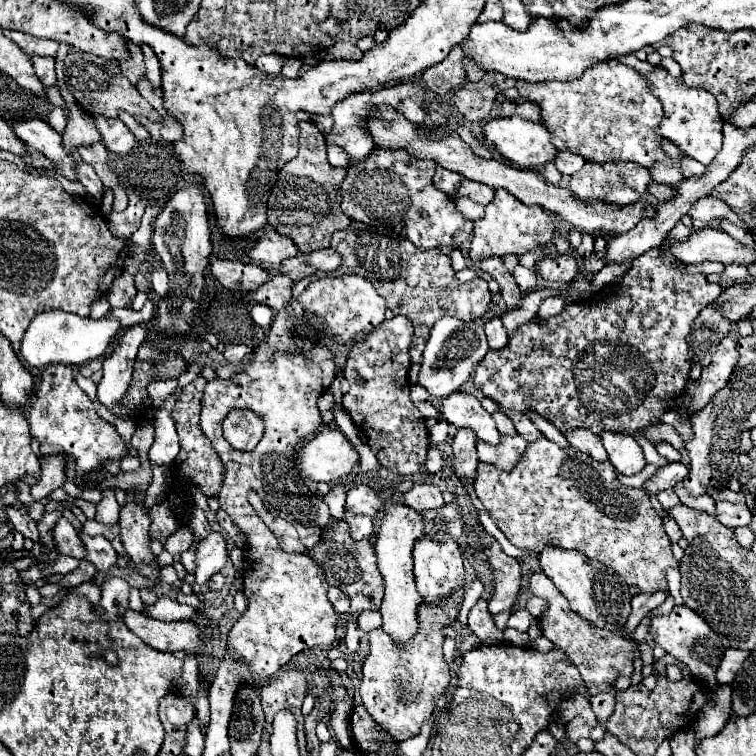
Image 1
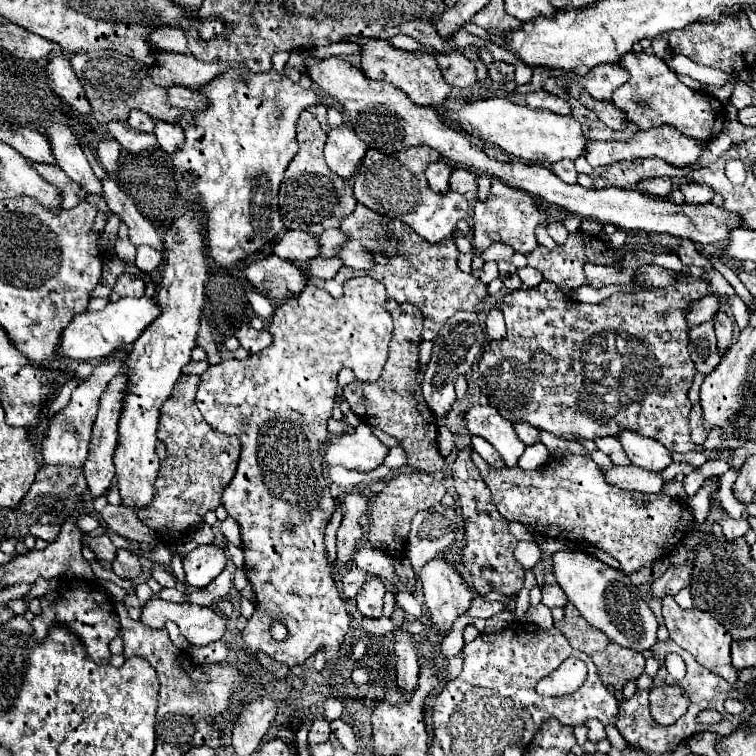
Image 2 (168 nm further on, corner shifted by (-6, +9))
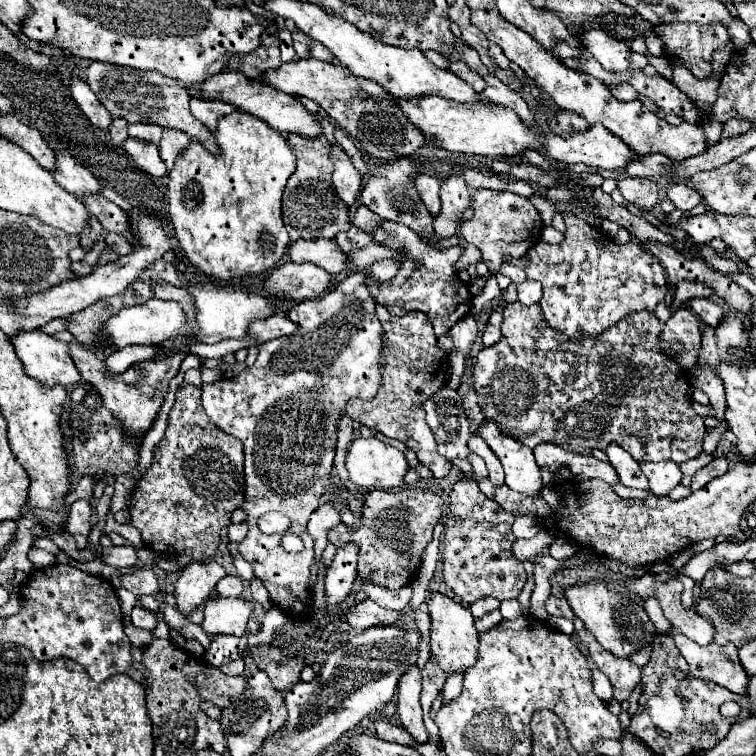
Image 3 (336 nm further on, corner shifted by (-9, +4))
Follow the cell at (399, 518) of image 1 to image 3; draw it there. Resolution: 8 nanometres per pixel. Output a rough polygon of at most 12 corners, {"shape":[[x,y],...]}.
{"shape":[[421,671],[399,679],[397,713],[417,743],[427,741],[421,719]]}

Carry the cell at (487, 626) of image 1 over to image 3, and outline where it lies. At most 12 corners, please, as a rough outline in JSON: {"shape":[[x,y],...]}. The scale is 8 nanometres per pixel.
{"shape":[[517,599],[501,601],[503,619],[523,615],[523,607]]}

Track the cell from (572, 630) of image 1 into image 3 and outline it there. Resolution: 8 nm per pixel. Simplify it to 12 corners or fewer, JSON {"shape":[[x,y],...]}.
{"shape":[[587,629],[575,631],[593,663],[611,679],[615,699],[629,699],[641,667],[607,653]]}

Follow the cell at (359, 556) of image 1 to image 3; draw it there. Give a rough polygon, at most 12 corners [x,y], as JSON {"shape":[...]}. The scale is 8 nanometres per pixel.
{"shape":[[371,599],[349,607],[345,619],[355,629],[395,623],[399,611]]}

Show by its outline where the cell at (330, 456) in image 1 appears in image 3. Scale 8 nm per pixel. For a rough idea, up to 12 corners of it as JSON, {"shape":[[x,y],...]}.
{"shape":[[375,437],[347,449],[349,479],[363,489],[403,485],[407,459]]}

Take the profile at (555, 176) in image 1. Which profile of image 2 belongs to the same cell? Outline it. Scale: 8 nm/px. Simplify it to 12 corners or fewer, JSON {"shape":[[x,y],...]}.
{"shape":[[572,160],[552,164],[558,178],[576,184],[576,172]]}

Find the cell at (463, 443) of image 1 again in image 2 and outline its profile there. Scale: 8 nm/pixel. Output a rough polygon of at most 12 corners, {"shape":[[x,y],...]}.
{"shape":[[460,450],[452,466],[472,588],[516,594],[518,540]]}

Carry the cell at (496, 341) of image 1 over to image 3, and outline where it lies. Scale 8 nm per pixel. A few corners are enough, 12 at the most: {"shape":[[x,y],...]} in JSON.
{"shape":[[493,311],[483,331],[485,347],[501,339],[503,315]]}

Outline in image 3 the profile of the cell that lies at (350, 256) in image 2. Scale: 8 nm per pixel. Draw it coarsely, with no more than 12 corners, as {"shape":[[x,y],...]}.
{"shape":[[375,261],[367,275],[375,281],[389,281],[401,263]]}

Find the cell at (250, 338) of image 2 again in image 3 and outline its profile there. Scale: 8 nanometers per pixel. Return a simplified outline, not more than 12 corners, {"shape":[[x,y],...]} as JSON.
{"shape":[[285,313],[253,321],[247,337],[257,345],[291,335],[295,325]]}

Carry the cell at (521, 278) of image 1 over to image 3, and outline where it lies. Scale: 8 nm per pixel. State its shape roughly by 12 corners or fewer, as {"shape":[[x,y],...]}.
{"shape":[[539,281],[517,285],[519,301],[525,305],[541,299]]}

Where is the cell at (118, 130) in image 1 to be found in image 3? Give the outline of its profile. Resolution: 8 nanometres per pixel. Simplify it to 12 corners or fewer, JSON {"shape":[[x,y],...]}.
{"shape":[[127,137],[123,149],[149,175],[167,173],[155,143]]}

